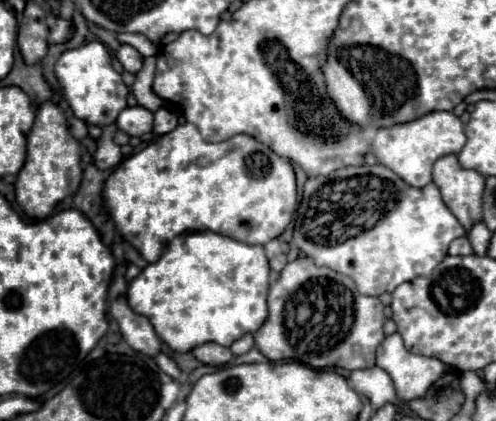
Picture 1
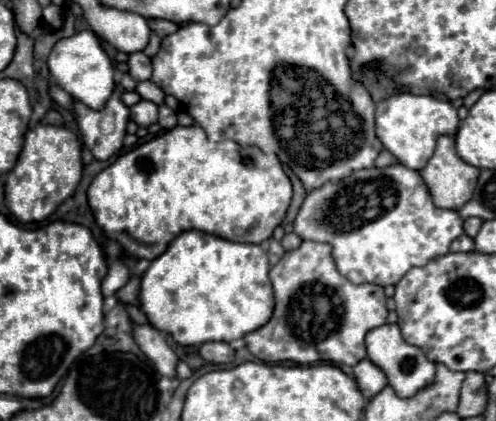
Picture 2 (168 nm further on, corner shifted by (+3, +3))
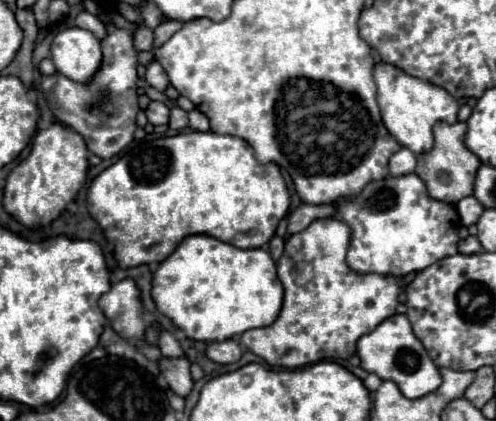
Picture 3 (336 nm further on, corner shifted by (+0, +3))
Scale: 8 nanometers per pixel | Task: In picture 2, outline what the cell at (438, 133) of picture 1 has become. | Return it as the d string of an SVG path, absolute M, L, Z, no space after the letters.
M397 92L377 102L377 136L383 146L407 168L421 170L435 150L435 142L441 134L457 132L457 110L451 102L437 96L417 96L411 92Z

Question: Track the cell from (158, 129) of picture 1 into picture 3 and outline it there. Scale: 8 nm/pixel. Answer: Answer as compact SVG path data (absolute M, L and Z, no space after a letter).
M172 106L170 108L170 122L168 122L168 126L172 130L184 130L188 126L188 114L182 108Z

